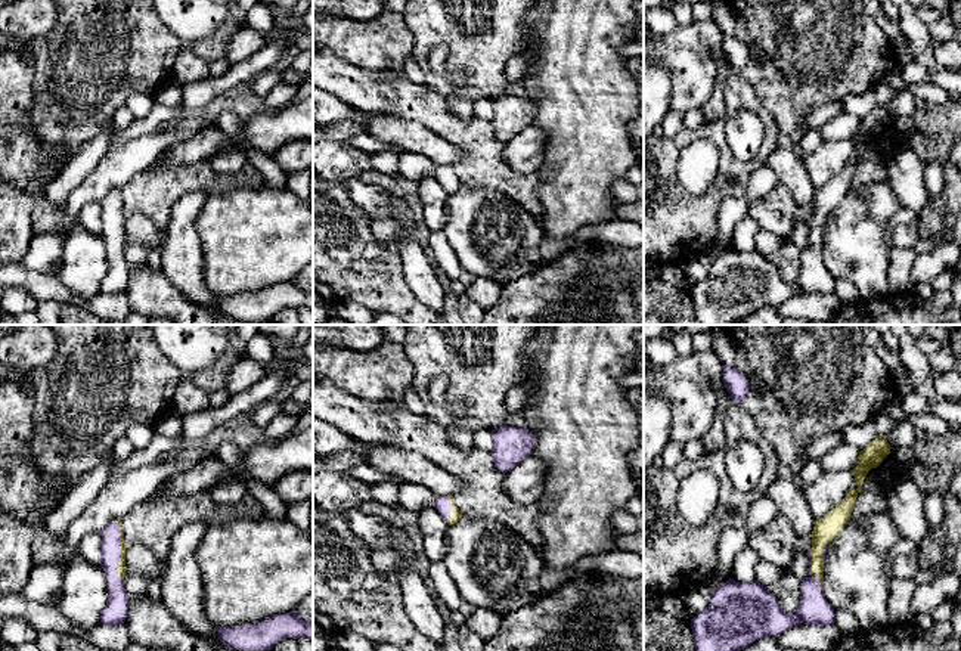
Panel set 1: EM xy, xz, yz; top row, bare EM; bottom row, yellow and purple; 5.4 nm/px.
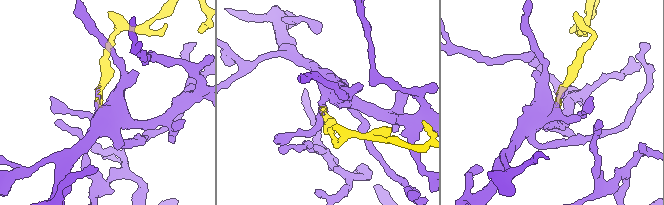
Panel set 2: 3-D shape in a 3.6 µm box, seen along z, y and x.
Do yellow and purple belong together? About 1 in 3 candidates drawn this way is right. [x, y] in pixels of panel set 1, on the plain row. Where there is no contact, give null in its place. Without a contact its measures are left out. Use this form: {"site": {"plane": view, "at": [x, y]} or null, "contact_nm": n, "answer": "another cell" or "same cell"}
{"site": {"plane": "xy", "at": [120, 219]}, "contact_nm": 340, "answer": "same cell"}

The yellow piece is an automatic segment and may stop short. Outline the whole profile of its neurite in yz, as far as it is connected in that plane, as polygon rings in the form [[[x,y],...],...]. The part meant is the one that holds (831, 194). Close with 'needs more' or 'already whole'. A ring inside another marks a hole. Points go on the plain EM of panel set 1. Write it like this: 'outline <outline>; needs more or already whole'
outline [[[880,105],[859,121],[852,142],[858,152],[843,171],[818,187],[810,204],[809,247],[802,249],[802,264],[796,283],[781,278],[779,270],[757,249],[740,252],[729,248],[717,255],[709,276],[691,291],[695,317],[700,325],[734,325],[753,311],[779,306],[799,292],[834,295],[834,276],[824,264],[824,226],[830,213],[850,190],[852,180],[871,137],[877,137],[890,123],[890,114]]]; needs more

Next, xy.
outline [[[121,187],[112,189],[100,205],[100,235],[108,249],[108,272],[100,282],[100,292],[123,294],[128,283],[130,269],[124,257],[127,216]]]; needs more

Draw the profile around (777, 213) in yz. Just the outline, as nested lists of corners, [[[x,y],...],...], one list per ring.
[[[778,185],[763,198],[751,202],[747,217],[754,218],[760,229],[788,238],[799,220],[806,223],[810,220],[812,207],[799,207],[788,189],[784,185]]]

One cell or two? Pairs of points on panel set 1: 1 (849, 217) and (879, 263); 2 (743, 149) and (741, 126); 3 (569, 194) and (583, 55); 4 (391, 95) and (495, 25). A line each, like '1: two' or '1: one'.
1: one
2: one
3: one
4: two

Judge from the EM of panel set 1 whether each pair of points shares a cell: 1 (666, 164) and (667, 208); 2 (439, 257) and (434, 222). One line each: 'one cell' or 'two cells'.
1: one cell
2: two cells

